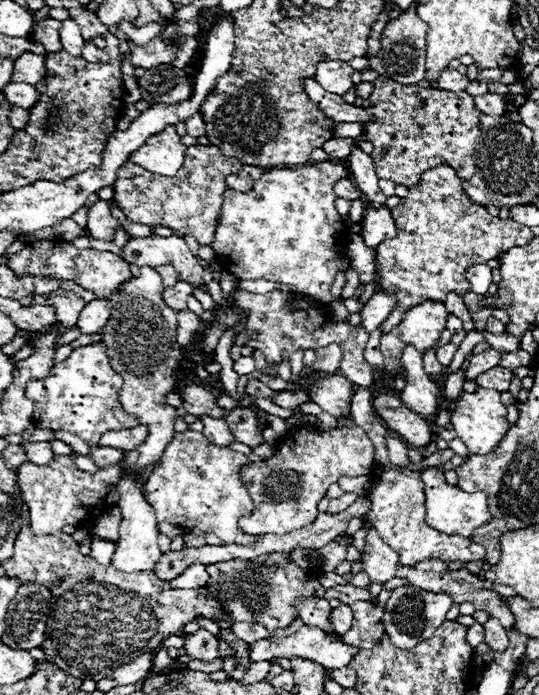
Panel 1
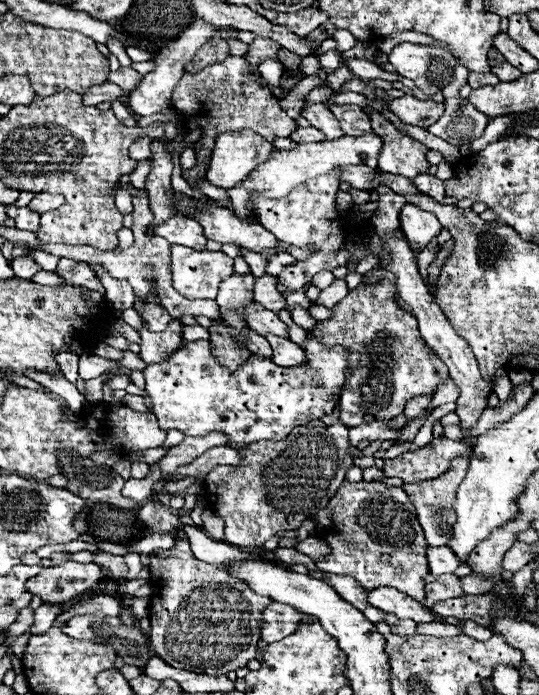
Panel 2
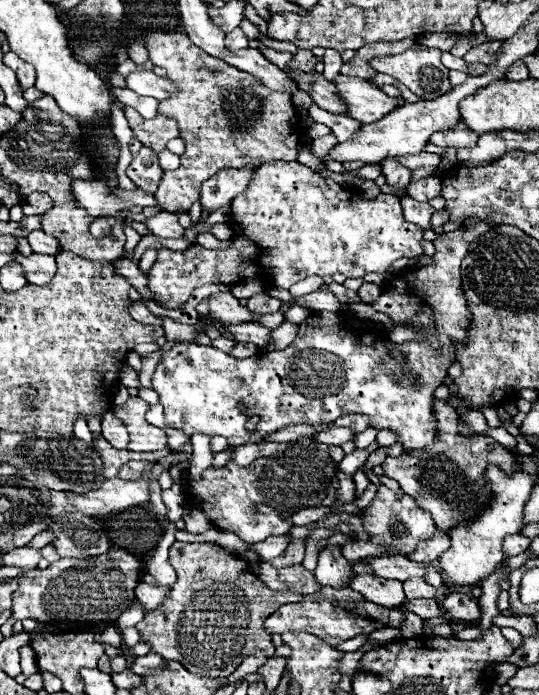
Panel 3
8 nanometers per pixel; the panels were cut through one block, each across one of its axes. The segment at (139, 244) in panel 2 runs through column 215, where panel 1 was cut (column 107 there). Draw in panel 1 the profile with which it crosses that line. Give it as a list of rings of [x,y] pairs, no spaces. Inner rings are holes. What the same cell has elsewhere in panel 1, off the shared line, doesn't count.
[[[92,300],[84,306],[84,310],[80,312],[80,318],[78,318],[78,328],[84,332],[84,334],[90,334],[90,332],[98,332],[100,328],[104,328],[104,324],[108,322],[110,318],[110,310],[112,310],[112,304],[106,302],[106,300]]]

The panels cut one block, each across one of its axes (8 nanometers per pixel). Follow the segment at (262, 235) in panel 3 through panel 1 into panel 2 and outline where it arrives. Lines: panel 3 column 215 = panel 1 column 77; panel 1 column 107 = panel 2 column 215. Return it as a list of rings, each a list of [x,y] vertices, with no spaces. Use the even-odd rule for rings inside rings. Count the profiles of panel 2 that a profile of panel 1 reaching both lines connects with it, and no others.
[[[172,246],[170,258],[172,286],[188,300],[214,300],[220,282],[234,272],[234,260],[224,252],[198,252],[188,246]]]

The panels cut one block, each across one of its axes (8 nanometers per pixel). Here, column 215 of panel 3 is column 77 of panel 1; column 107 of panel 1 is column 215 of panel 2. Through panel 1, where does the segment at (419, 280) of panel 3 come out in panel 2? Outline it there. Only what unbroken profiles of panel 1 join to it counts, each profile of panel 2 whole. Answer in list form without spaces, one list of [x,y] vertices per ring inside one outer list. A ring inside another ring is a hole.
[[[308,334],[308,336],[306,336],[306,342],[304,342],[304,352],[306,352],[306,364],[302,364],[302,366],[288,366],[288,368],[284,368],[284,366],[276,366],[270,358],[260,358],[260,356],[256,356],[256,354],[250,354],[250,358],[232,372],[228,366],[222,366],[222,364],[218,362],[218,358],[212,354],[212,344],[210,344],[208,340],[186,342],[186,346],[178,348],[178,350],[176,350],[172,356],[168,356],[164,362],[160,362],[160,364],[148,364],[148,366],[144,368],[146,392],[148,392],[148,396],[150,396],[152,402],[154,402],[154,410],[152,410],[152,412],[156,414],[158,424],[160,424],[162,430],[180,430],[180,432],[186,434],[186,436],[204,436],[204,434],[210,434],[210,432],[222,432],[222,434],[228,436],[228,446],[230,446],[230,448],[238,448],[238,450],[240,450],[240,448],[246,448],[246,446],[250,446],[250,444],[254,444],[254,442],[260,442],[260,440],[284,440],[284,438],[292,432],[292,428],[296,428],[296,426],[300,426],[300,424],[304,424],[304,422],[308,422],[308,420],[318,420],[318,418],[322,418],[322,416],[326,416],[326,414],[332,414],[336,402],[340,400],[338,396],[340,396],[340,392],[342,392],[342,388],[344,388],[344,384],[346,384],[346,370],[348,370],[348,354],[350,354],[350,352],[348,352],[344,346],[324,348],[324,344],[322,344],[316,336],[310,336],[310,334]]]

